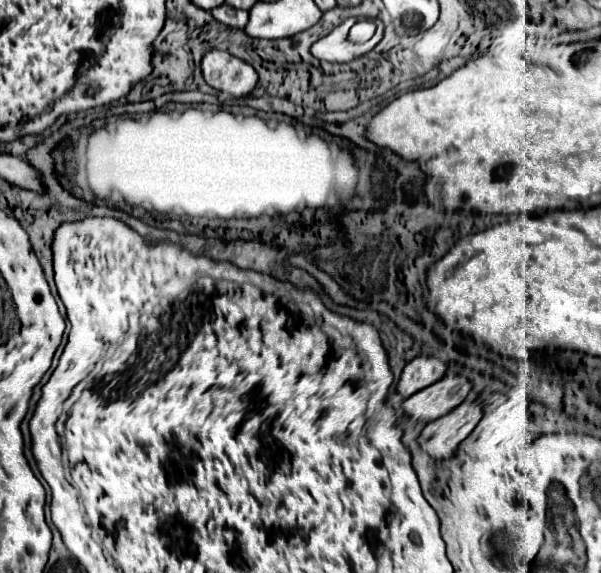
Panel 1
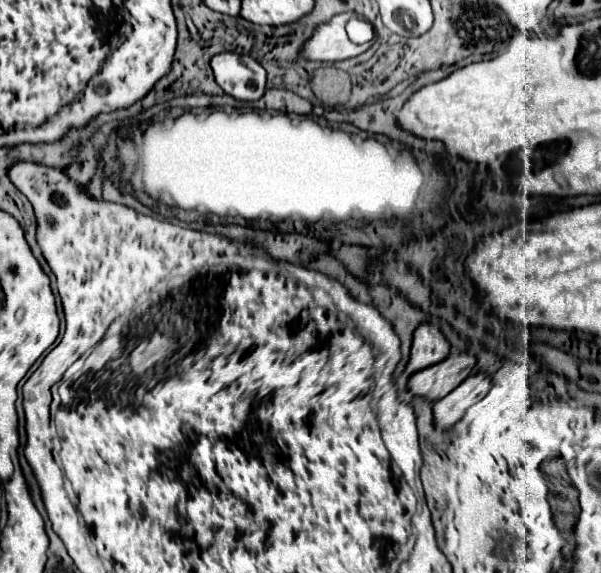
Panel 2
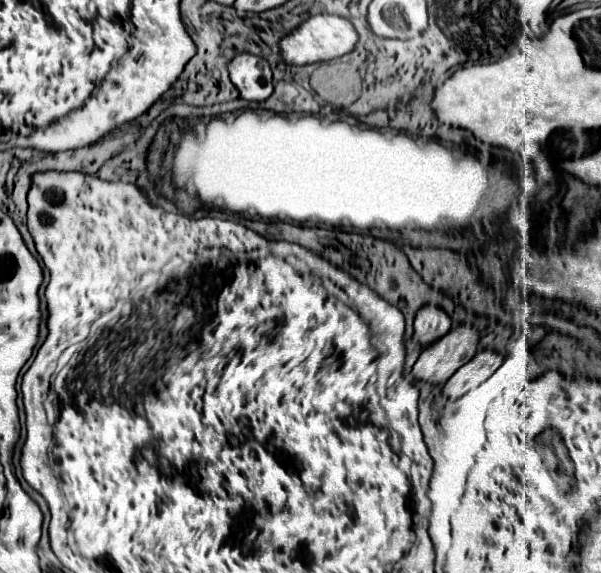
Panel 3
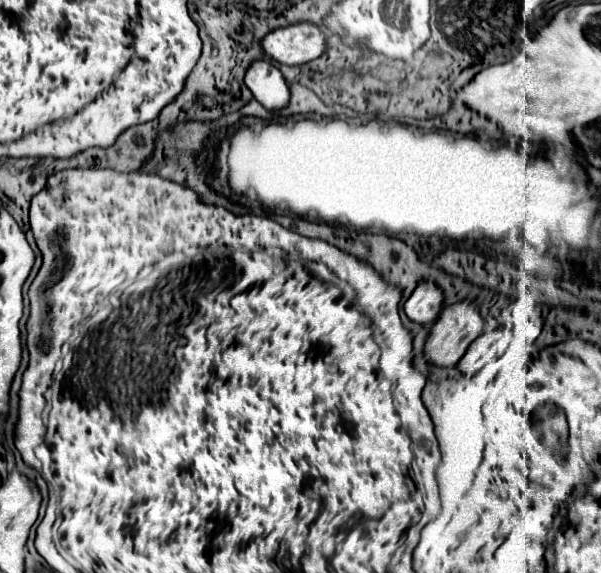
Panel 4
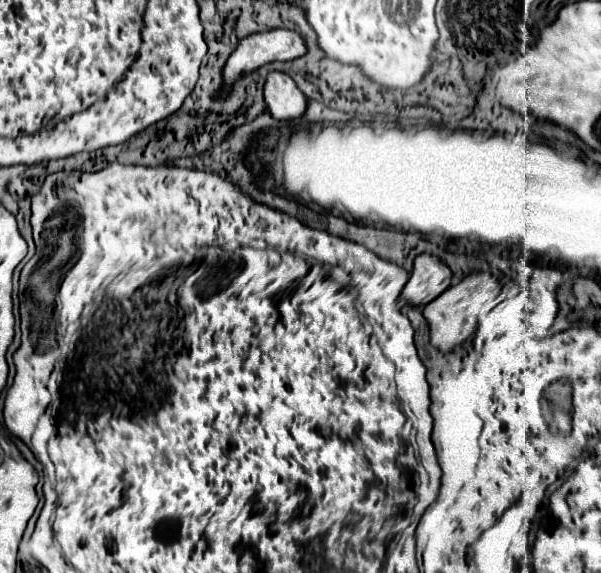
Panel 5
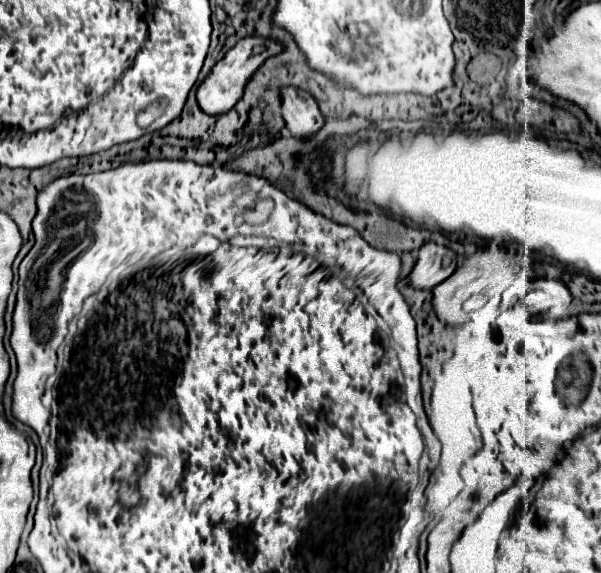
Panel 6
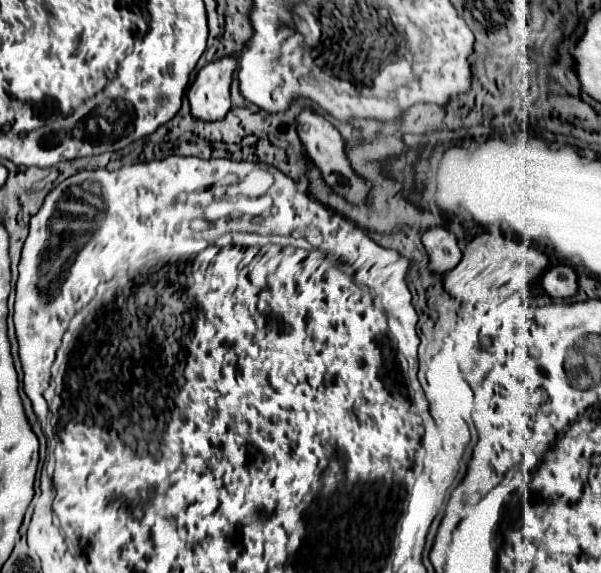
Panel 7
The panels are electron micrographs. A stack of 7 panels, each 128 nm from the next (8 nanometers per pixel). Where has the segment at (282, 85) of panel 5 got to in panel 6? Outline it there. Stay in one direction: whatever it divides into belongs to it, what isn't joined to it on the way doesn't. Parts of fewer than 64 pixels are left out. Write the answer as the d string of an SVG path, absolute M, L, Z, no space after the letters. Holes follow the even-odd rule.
M286 86L280 90L280 96L282 96L282 118L292 136L308 138L322 128L324 116L316 100L308 92L294 86Z

